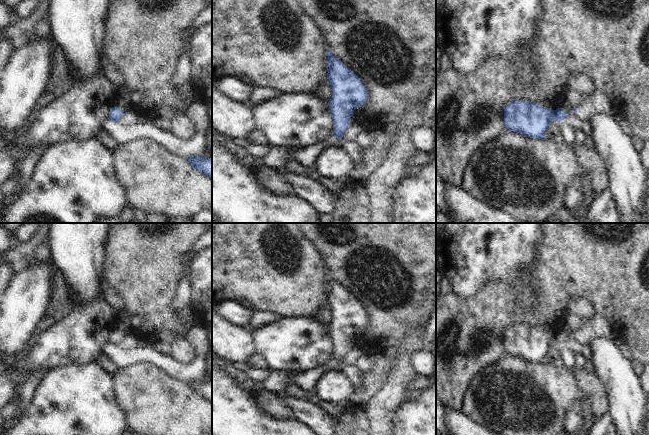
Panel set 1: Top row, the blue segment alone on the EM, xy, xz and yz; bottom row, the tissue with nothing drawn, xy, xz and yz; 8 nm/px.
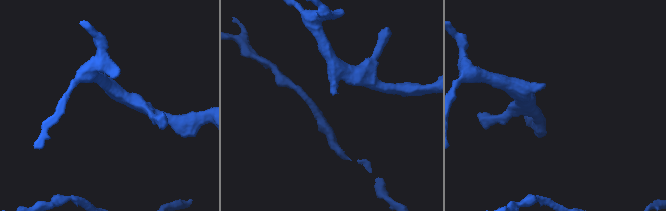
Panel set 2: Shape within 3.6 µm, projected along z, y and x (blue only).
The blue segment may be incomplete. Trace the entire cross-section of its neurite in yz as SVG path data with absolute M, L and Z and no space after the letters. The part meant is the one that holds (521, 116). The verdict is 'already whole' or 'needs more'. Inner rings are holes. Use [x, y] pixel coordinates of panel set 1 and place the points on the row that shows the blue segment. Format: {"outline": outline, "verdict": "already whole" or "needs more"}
{"outline": "M517 100L504 106L504 125L507 130L544 139L549 124L552 121L562 123L570 113L559 107L551 110L527 100Z", "verdict": "already whole"}

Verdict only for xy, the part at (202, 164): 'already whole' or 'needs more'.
already whole

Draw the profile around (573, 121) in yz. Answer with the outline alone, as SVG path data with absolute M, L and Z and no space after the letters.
M568 114L562 121L562 124L567 125L575 130L583 129L584 122L576 115Z

